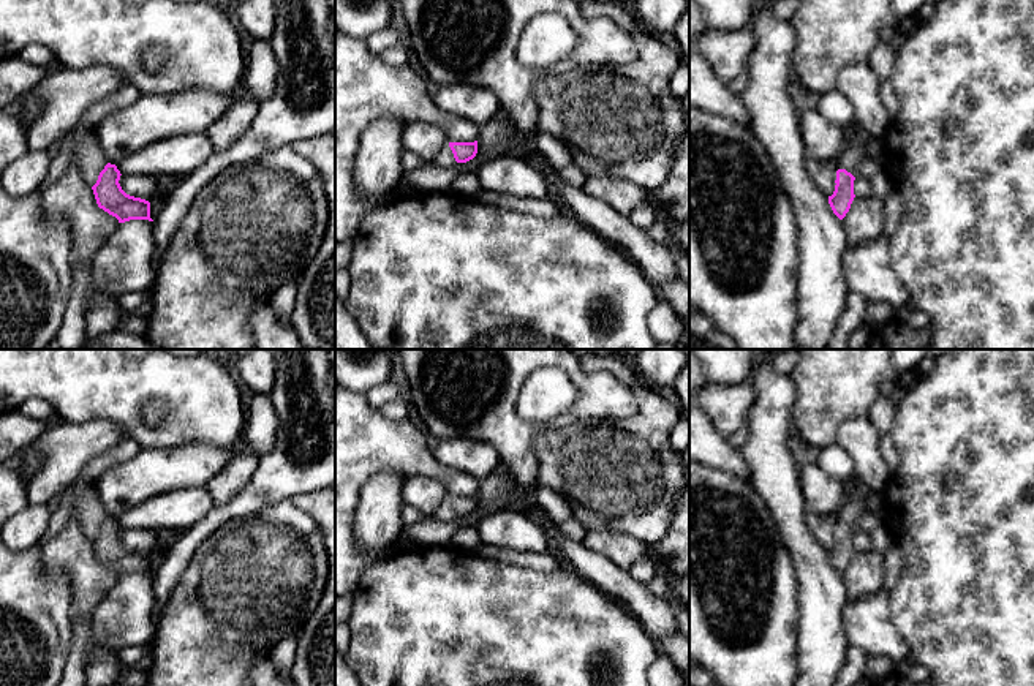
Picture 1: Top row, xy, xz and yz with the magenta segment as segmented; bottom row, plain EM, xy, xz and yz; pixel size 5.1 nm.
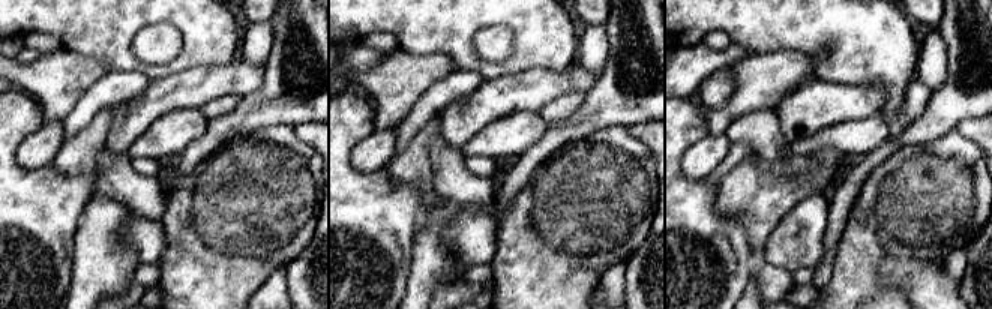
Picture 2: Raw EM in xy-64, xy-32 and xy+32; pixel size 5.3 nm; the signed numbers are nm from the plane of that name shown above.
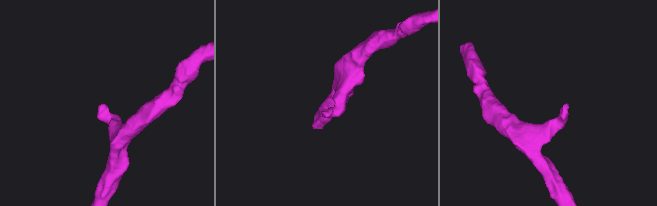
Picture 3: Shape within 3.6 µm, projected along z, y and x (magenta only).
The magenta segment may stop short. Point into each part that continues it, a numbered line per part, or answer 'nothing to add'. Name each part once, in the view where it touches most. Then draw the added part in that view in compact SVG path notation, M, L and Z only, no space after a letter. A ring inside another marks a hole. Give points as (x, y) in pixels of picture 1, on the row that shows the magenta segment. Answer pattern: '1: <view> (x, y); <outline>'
1: xy (86, 149); M90 130L84 134L66 134L60 141L54 142L47 152L51 156L54 156L63 147L70 150L71 160L79 164L85 182L93 187L98 180L100 172L108 164L98 131Z

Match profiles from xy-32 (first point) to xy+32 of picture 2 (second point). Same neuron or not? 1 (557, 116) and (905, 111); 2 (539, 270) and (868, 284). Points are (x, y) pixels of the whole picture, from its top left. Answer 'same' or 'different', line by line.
1: same
2: same

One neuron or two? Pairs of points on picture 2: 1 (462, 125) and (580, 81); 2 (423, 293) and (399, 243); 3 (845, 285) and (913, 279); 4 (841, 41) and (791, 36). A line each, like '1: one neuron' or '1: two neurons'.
1: one neuron
2: two neurons
3: two neurons
4: one neuron

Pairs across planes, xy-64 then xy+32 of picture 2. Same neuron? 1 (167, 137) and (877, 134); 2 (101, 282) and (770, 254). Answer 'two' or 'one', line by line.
1: one
2: two

